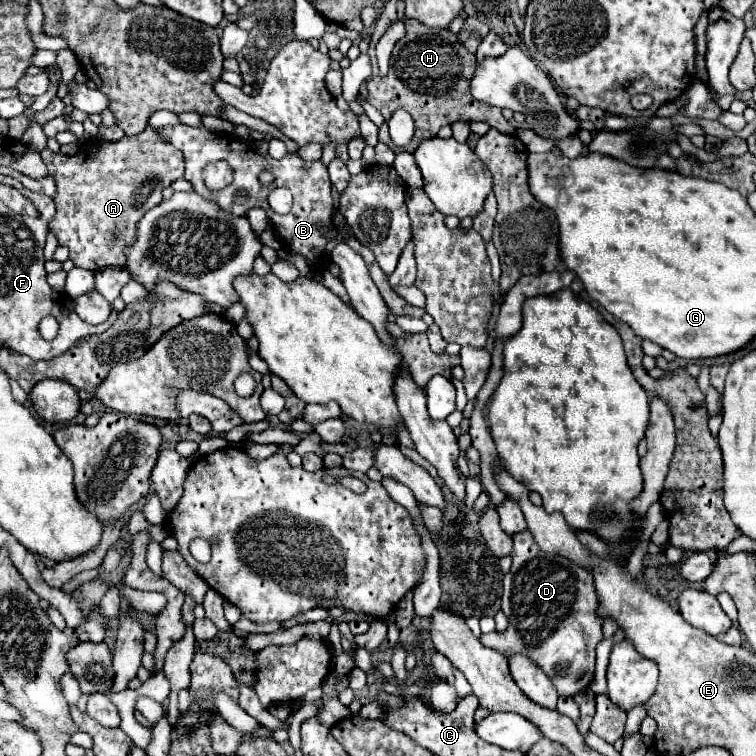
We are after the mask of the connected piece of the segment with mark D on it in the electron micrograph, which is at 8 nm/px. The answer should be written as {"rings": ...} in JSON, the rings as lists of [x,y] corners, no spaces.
{"rings":[[[528,529],[516,533],[512,539],[514,539],[512,569],[504,577],[504,593],[502,593],[502,611],[508,617],[508,627],[500,635],[496,635],[496,631],[482,635],[480,641],[492,649],[498,649],[504,655],[510,653],[528,655],[552,679],[560,695],[574,697],[576,693],[588,689],[588,685],[592,683],[594,665],[596,665],[596,645],[602,641],[602,617],[598,615],[600,599],[594,589],[592,571],[580,567],[578,563],[570,563],[562,555],[552,555],[552,559],[542,559],[544,553],[536,545]]]}

